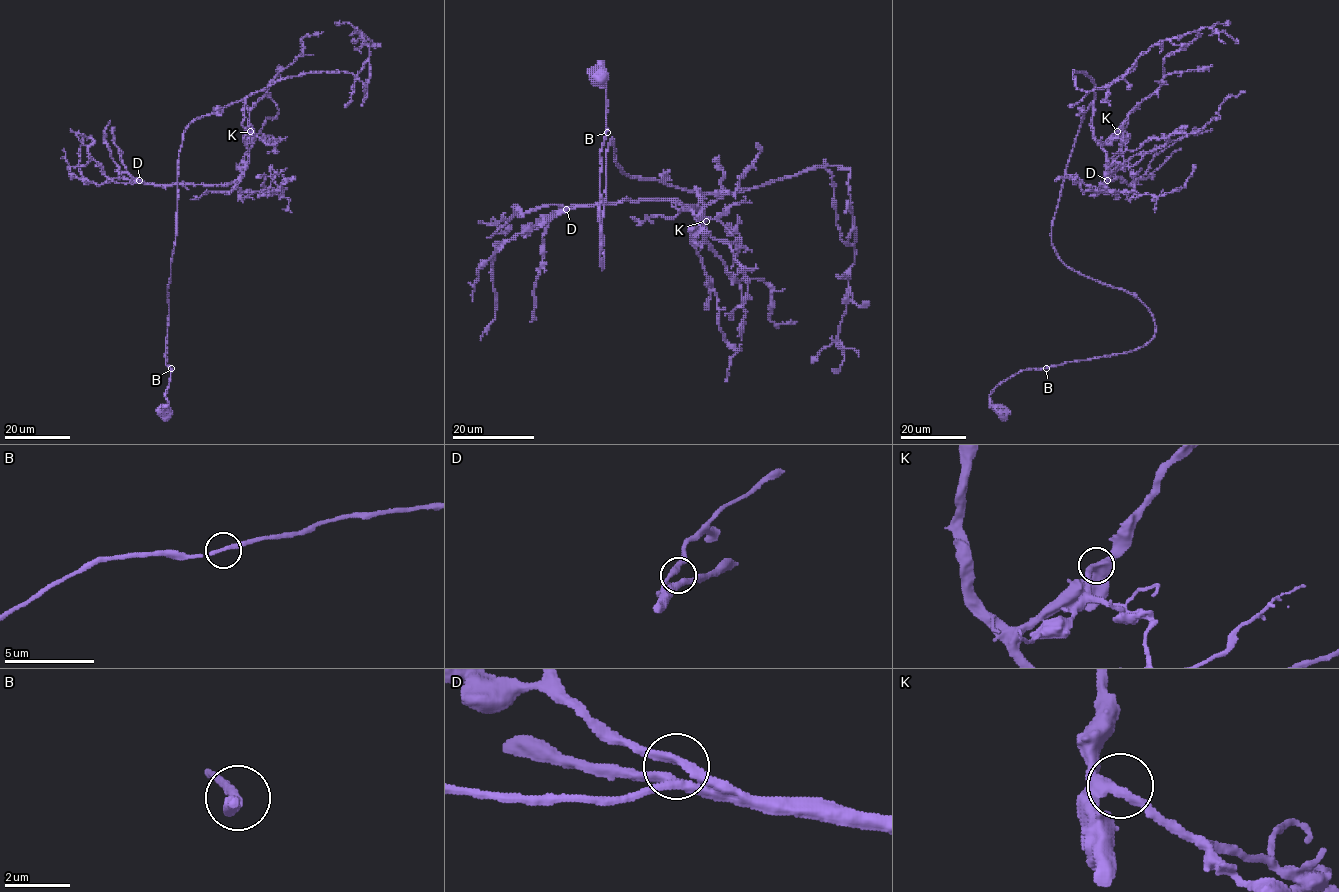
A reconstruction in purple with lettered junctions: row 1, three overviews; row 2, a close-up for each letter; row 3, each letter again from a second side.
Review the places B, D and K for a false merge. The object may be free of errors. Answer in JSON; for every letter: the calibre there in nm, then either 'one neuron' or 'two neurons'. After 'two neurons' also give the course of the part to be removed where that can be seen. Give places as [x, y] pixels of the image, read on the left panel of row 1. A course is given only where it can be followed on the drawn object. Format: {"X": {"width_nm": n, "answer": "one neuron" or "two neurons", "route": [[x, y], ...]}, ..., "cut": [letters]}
{"B": {"width_nm": 200, "answer": "one neuron"}, "D": {"width_nm": 280, "answer": "one neuron"}, "K": {"width_nm": 420, "answer": "one neuron"}, "cut": []}

